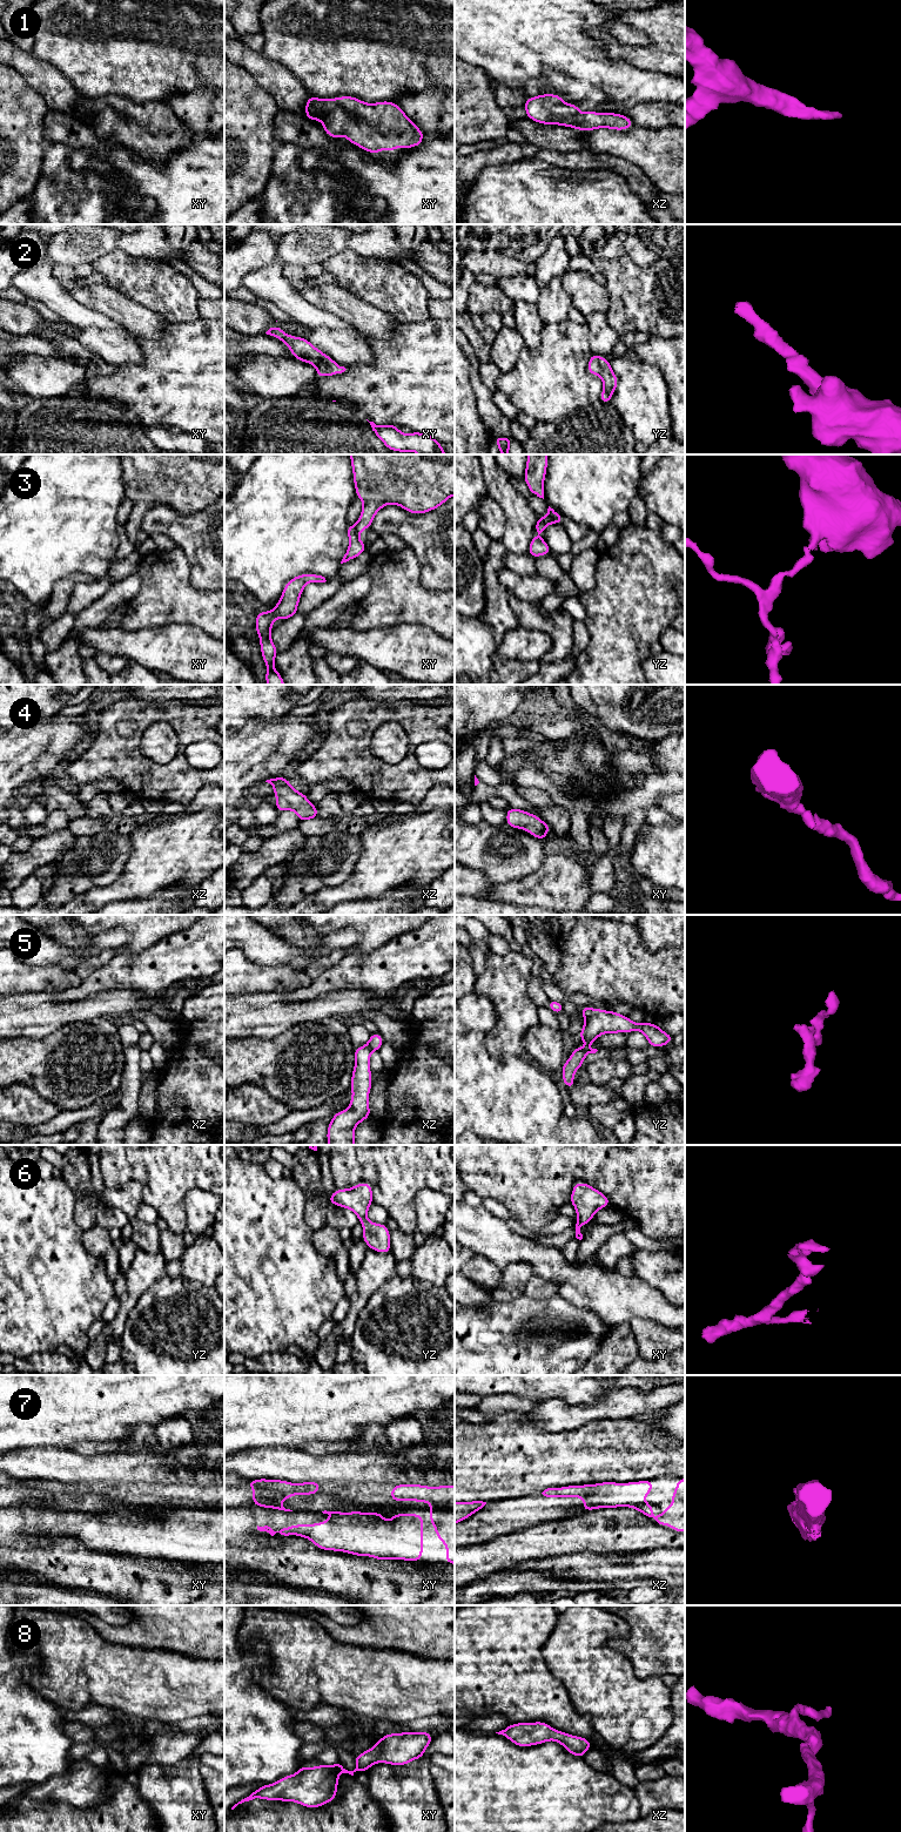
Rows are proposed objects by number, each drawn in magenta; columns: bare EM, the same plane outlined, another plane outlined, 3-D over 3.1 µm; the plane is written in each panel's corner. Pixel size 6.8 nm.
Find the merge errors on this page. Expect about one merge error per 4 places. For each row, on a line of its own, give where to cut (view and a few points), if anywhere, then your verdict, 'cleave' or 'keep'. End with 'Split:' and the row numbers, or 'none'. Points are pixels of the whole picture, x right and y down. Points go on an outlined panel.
1: no cut; keep
2: no cut; keep
3: cut in xy along (354, 526), (358, 533); cleave
4: no cut; keep
5: no cut; keep
6: no cut; keep
7: cut in xz along (594, 1490), (580, 1496); cleave
8: no cut; keep
Split: 3, 7

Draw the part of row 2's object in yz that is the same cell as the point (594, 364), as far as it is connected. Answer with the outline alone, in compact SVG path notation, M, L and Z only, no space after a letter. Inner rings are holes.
M591 353L587 371L590 375L599 376L603 379L604 388L600 393L600 402L608 404L618 386L618 378L611 368L610 359Z

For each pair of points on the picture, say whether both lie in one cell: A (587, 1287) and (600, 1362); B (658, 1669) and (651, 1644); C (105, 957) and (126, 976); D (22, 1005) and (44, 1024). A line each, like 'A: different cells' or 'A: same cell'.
A: different cells
B: same cell
C: different cells
D: same cell

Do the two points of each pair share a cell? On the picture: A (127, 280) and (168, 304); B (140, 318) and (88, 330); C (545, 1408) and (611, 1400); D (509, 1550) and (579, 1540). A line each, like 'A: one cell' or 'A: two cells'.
A: one cell
B: two cells
C: one cell
D: one cell

